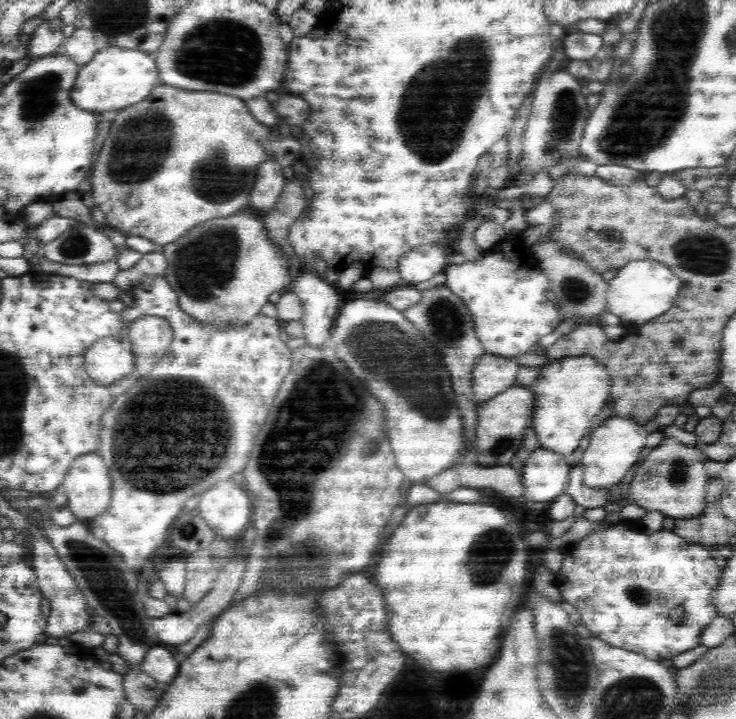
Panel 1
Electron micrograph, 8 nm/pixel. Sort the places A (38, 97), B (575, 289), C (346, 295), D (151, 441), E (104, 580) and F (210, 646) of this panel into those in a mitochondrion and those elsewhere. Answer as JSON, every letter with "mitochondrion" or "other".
{"A":"mitochondrion","B":"mitochondrion","C":"other","D":"mitochondrion","E":"mitochondrion","F":"other"}

